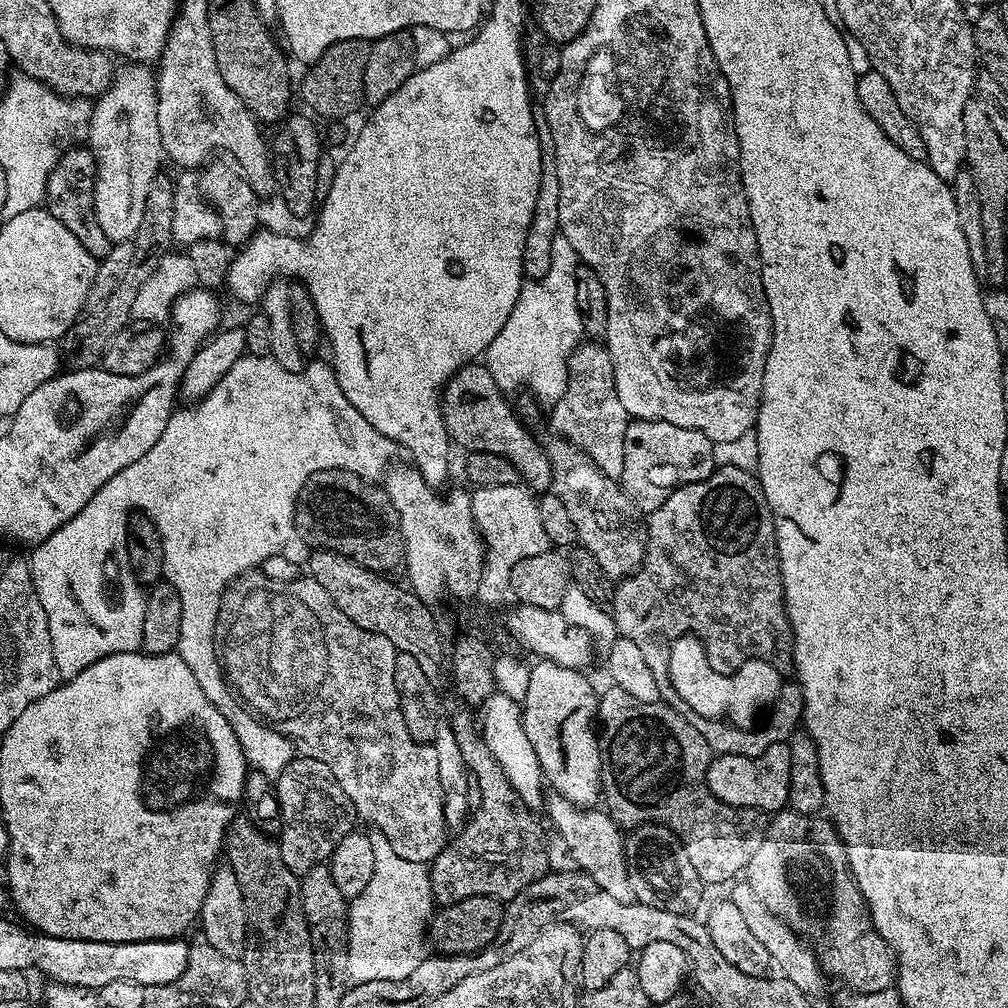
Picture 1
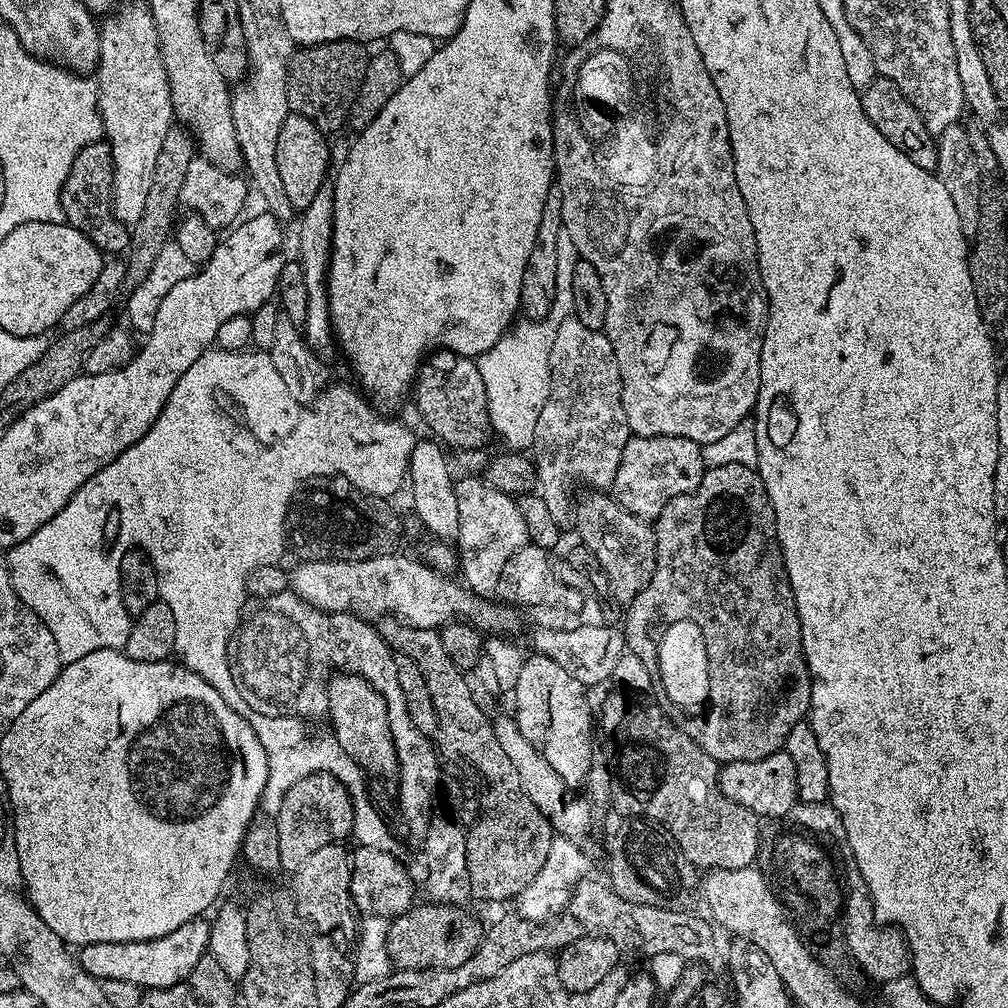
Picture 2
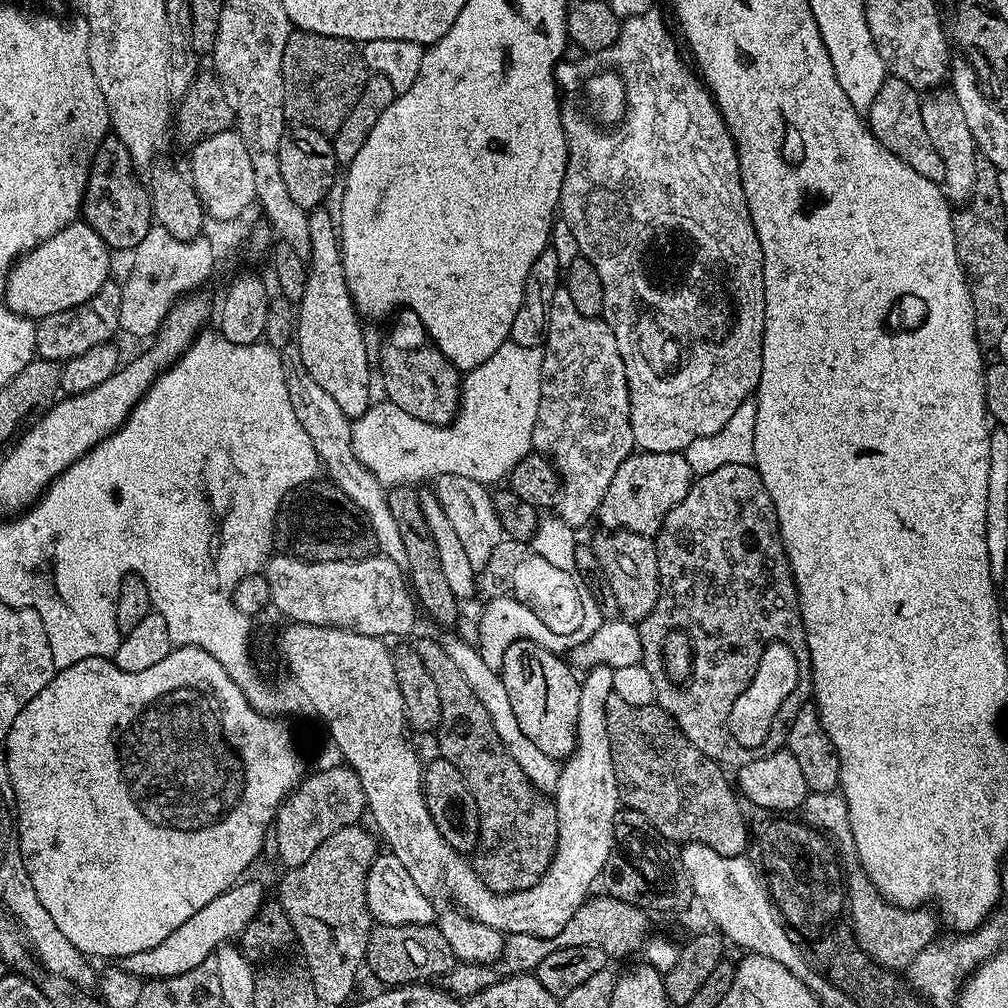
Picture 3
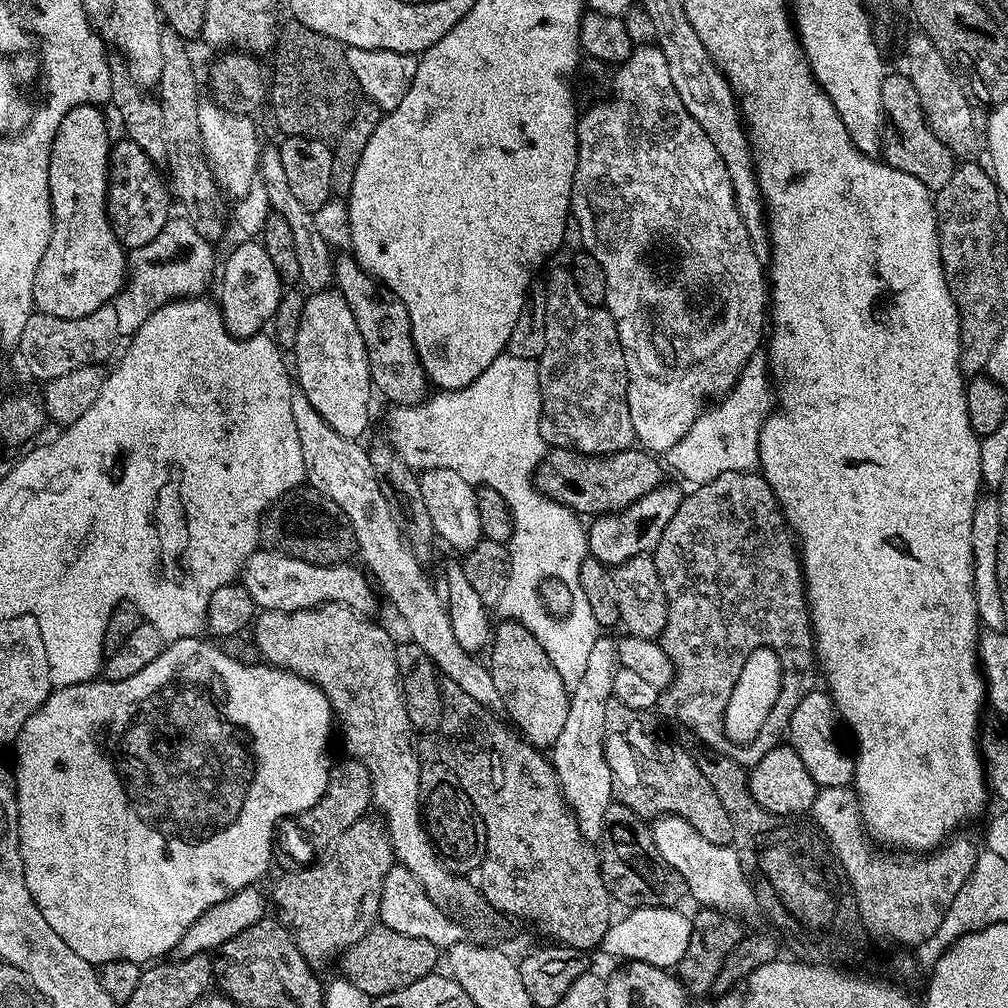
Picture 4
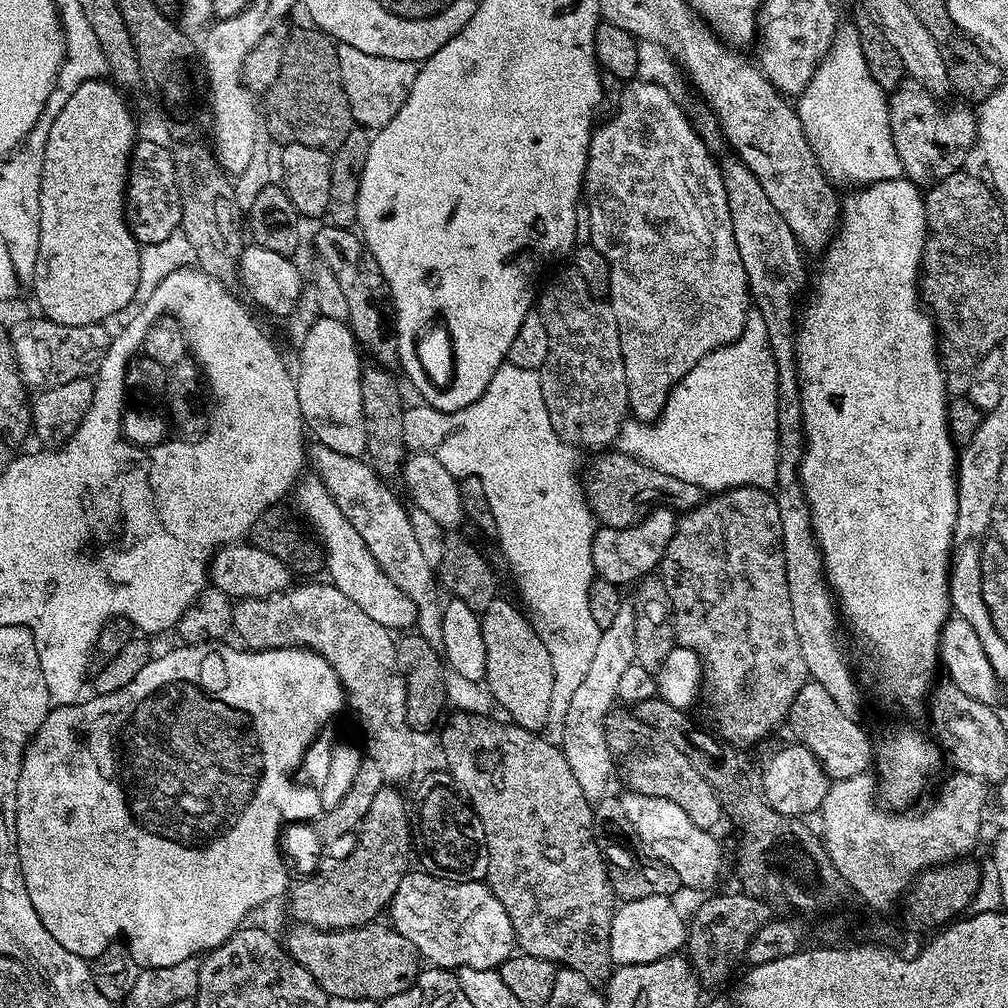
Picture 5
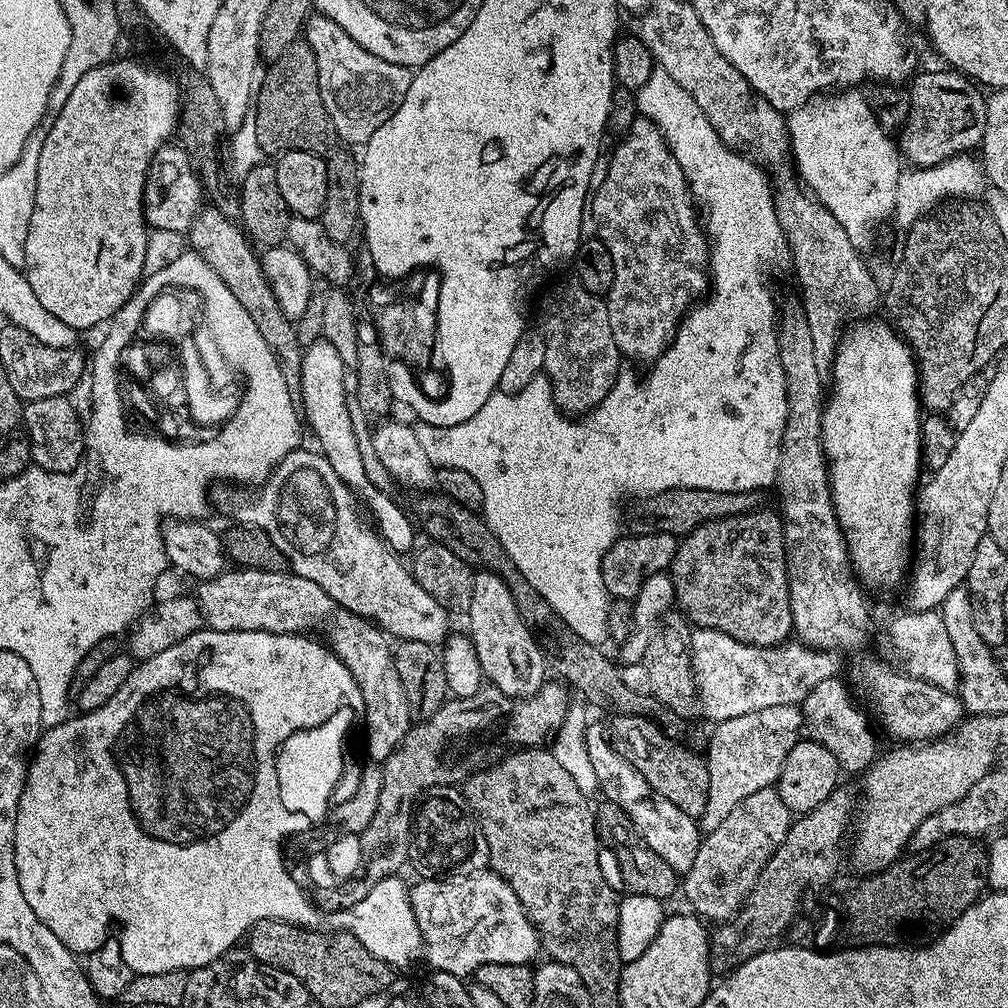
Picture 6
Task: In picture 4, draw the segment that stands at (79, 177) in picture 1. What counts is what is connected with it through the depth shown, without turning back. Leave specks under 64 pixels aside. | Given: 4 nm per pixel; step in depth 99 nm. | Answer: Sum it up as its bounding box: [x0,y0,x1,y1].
[106,138,170,250]

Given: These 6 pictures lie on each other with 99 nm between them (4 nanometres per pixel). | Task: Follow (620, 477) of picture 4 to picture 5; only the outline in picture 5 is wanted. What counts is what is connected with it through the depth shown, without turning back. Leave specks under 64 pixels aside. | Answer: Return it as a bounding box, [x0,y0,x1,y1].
[582,450,706,528]

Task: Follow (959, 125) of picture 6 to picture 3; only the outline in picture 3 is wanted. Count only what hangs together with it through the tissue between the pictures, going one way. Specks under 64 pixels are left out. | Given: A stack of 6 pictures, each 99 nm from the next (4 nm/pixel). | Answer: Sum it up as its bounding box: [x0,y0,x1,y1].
[866,75,946,185]

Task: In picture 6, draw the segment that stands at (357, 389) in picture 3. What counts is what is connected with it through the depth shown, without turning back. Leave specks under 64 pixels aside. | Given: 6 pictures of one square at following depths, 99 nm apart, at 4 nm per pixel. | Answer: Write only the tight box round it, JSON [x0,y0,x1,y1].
[298,338,418,554]

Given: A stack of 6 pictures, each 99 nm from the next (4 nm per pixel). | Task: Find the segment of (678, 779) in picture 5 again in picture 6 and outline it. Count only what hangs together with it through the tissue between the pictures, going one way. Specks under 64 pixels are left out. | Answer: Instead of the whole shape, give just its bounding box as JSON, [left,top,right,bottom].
[606,716,708,818]

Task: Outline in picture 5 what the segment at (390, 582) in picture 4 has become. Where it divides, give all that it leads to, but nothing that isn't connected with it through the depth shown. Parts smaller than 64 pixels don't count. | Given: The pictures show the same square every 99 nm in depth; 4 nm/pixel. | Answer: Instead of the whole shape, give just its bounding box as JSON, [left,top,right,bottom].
[310,443,444,646]

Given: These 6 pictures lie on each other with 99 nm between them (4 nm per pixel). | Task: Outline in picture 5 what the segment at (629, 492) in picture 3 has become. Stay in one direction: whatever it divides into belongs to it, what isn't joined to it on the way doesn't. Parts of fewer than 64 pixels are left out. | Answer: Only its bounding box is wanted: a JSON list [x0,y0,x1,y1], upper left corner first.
[592,506,678,586]

